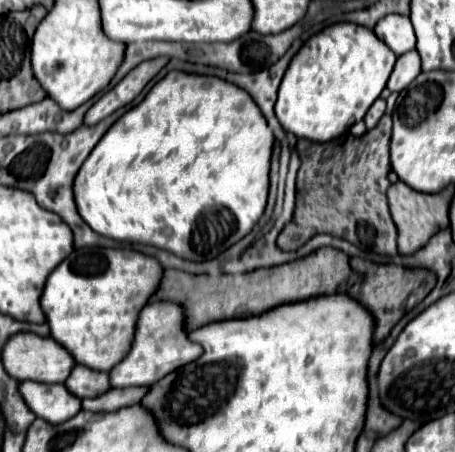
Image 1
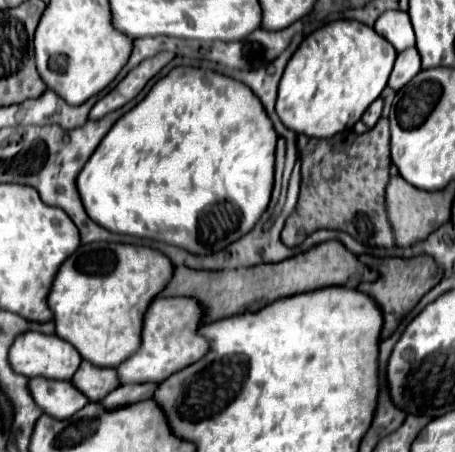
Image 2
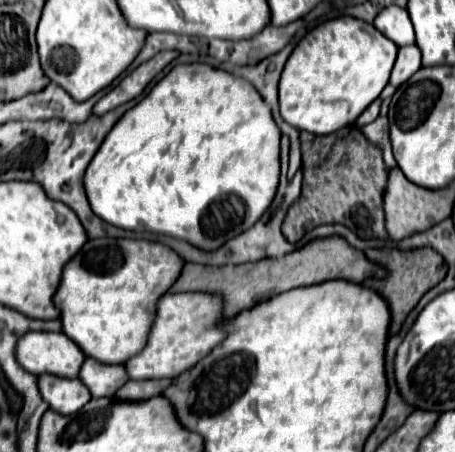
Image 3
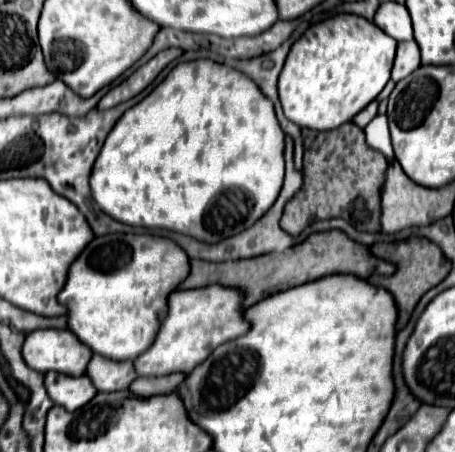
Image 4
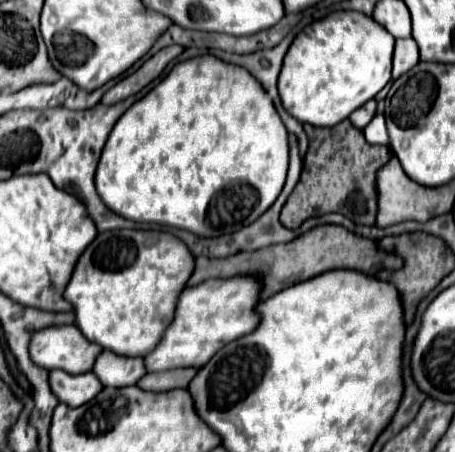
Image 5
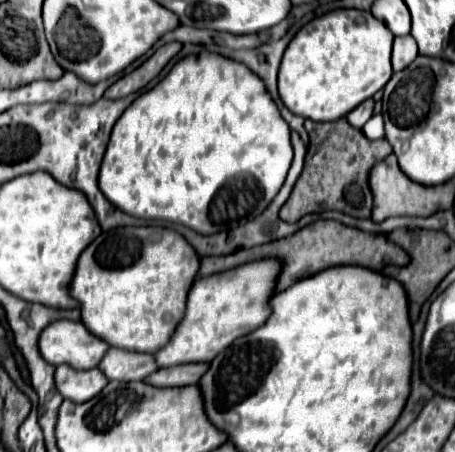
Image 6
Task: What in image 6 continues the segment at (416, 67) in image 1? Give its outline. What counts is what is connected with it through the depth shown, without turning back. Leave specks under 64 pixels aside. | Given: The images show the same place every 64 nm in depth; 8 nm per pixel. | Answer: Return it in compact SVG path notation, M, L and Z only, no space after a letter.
M412 36L394 38L394 50L392 50L394 72L408 68L408 64L412 64L416 56L418 56L418 46L416 46L416 40Z

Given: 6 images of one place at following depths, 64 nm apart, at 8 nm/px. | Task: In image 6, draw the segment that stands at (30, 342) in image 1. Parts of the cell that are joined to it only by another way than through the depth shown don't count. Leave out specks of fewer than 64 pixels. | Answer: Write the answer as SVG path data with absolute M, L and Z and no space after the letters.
M72 320L52 322L38 338L38 352L48 364L68 364L74 370L96 368L106 350L108 344L100 344L96 336L84 332L84 324Z

